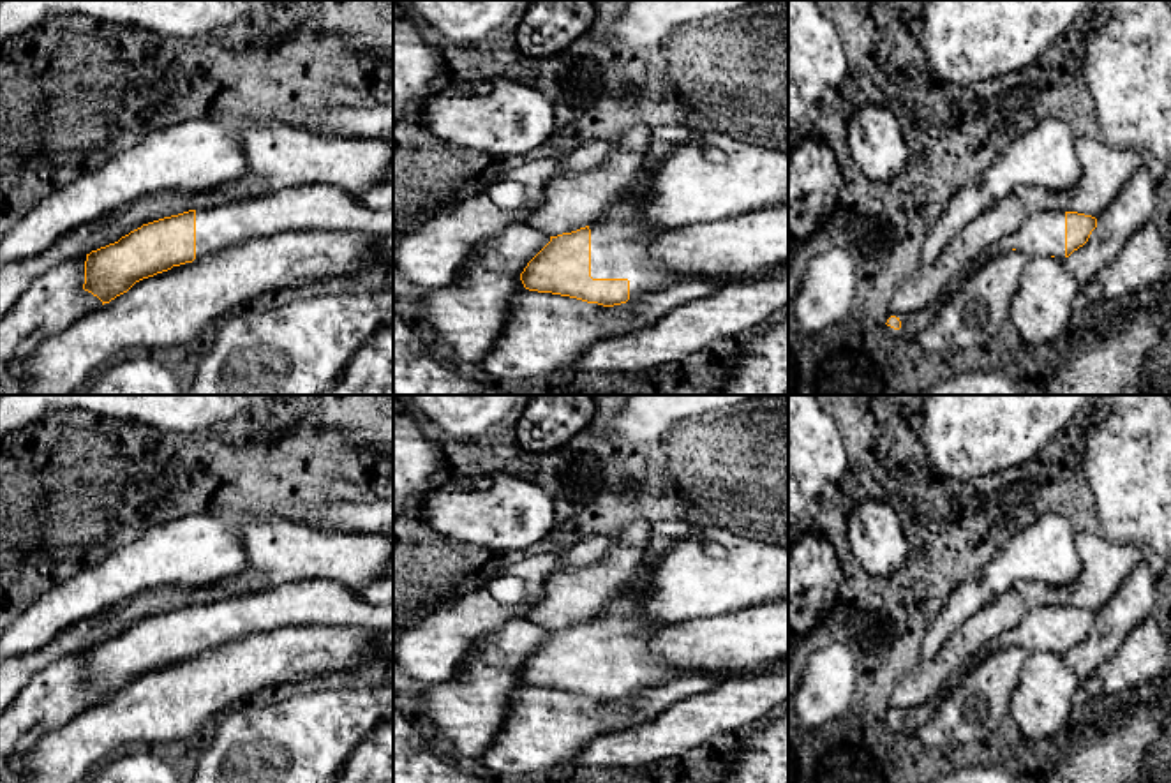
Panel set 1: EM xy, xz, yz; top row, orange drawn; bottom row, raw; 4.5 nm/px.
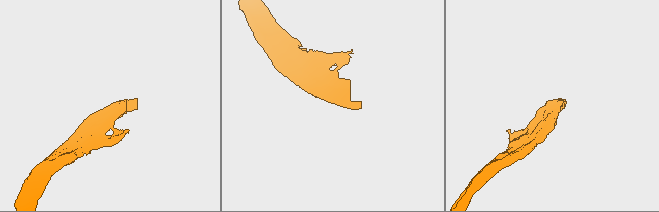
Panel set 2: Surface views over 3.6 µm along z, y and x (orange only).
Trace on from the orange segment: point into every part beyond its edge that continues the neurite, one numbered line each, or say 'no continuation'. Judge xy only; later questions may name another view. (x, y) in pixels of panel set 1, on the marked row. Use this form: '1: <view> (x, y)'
1: xy (321, 205)

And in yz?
1: yz (1043, 233)
2: yz (914, 323)

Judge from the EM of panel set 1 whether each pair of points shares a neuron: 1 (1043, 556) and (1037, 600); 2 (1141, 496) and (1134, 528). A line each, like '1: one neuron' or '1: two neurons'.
1: two neurons
2: one neuron

